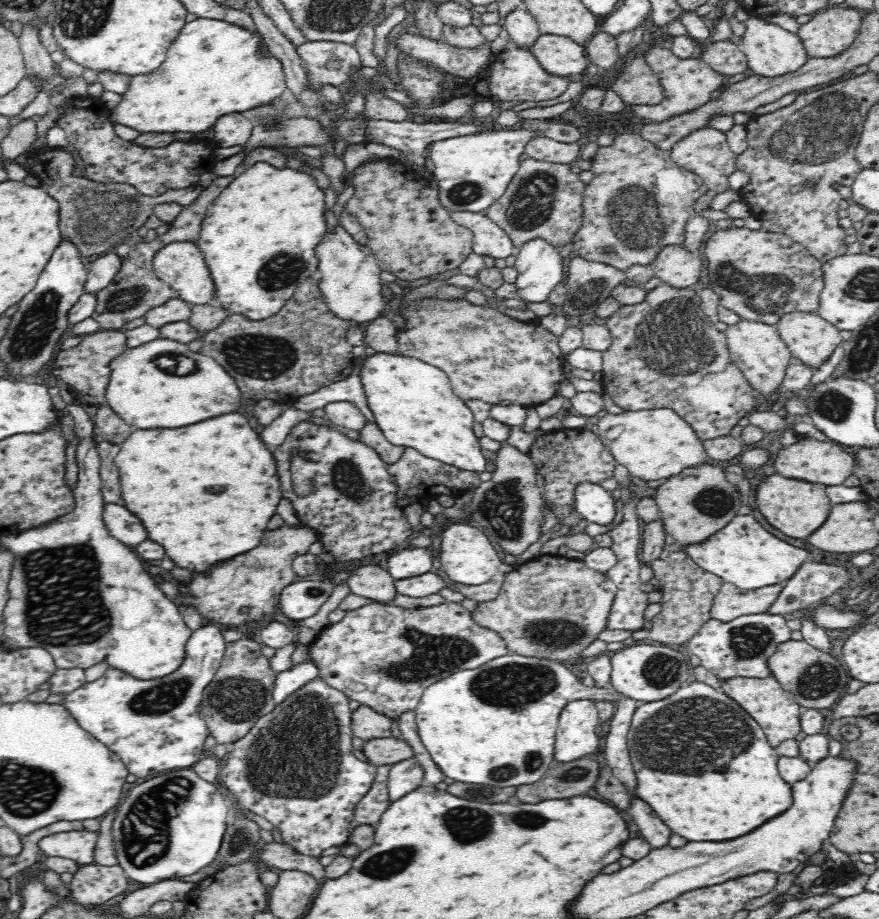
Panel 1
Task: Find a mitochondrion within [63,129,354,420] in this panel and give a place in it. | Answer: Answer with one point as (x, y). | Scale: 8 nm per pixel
(260, 356)

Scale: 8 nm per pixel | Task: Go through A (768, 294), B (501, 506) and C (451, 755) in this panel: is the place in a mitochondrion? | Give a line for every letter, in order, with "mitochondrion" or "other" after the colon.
A: mitochondrion
B: mitochondrion
C: other

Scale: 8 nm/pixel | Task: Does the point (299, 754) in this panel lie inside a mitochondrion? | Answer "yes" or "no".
yes

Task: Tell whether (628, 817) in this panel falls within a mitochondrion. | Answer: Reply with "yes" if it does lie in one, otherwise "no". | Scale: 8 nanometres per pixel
no

